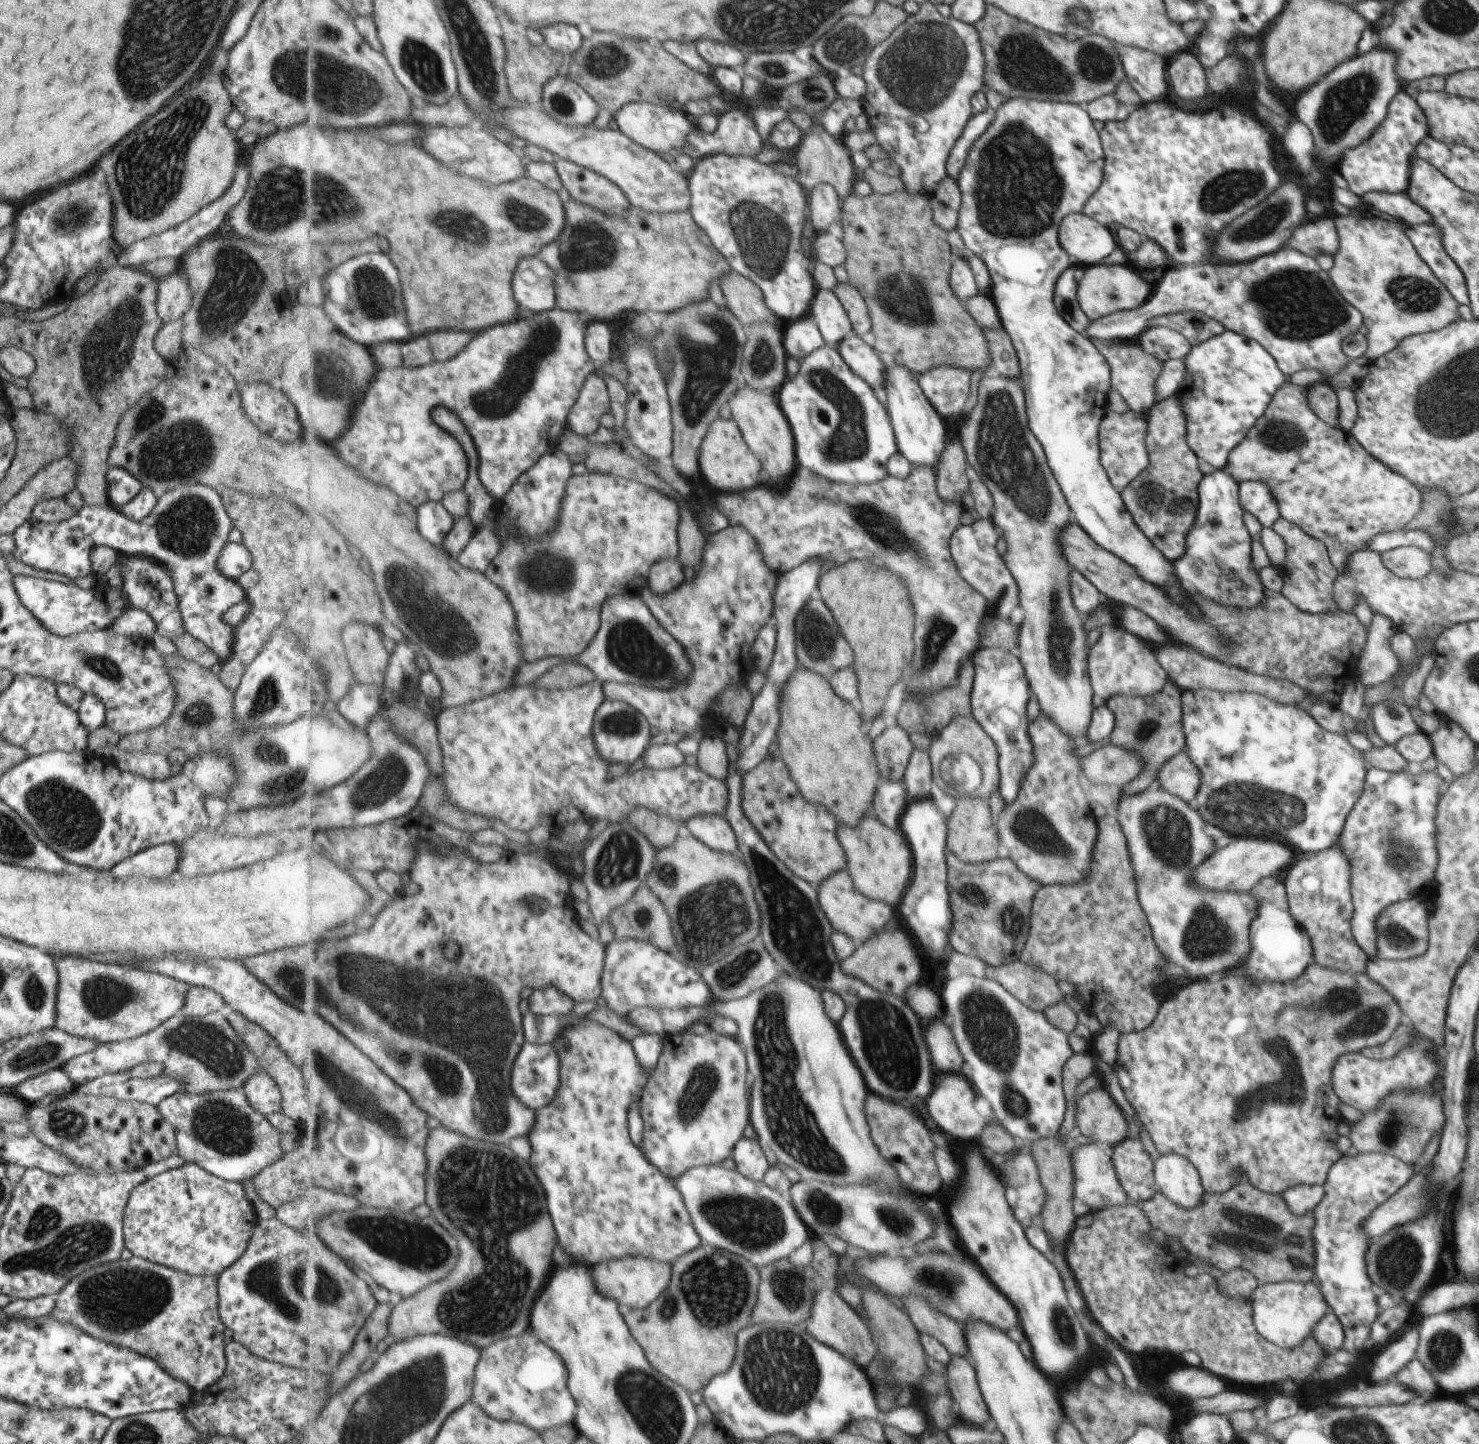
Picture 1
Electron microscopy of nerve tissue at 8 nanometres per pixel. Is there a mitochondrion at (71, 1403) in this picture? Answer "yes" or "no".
no

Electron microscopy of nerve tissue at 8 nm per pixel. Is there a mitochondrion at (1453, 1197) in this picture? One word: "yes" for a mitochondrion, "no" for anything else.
no

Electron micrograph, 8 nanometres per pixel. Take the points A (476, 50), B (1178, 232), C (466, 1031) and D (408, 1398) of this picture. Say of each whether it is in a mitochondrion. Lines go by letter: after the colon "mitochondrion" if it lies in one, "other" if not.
A: mitochondrion
B: mitochondrion
C: mitochondrion
D: mitochondrion

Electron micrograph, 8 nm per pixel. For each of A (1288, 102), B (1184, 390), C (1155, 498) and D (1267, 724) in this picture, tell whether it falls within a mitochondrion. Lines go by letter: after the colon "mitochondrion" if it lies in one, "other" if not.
A: other
B: other
C: mitochondrion
D: other

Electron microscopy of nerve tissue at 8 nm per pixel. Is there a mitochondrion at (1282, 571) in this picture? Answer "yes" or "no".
no

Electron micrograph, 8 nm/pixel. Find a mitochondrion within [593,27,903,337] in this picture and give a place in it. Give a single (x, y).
(762, 239)

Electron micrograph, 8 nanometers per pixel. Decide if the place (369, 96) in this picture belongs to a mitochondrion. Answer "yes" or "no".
yes

